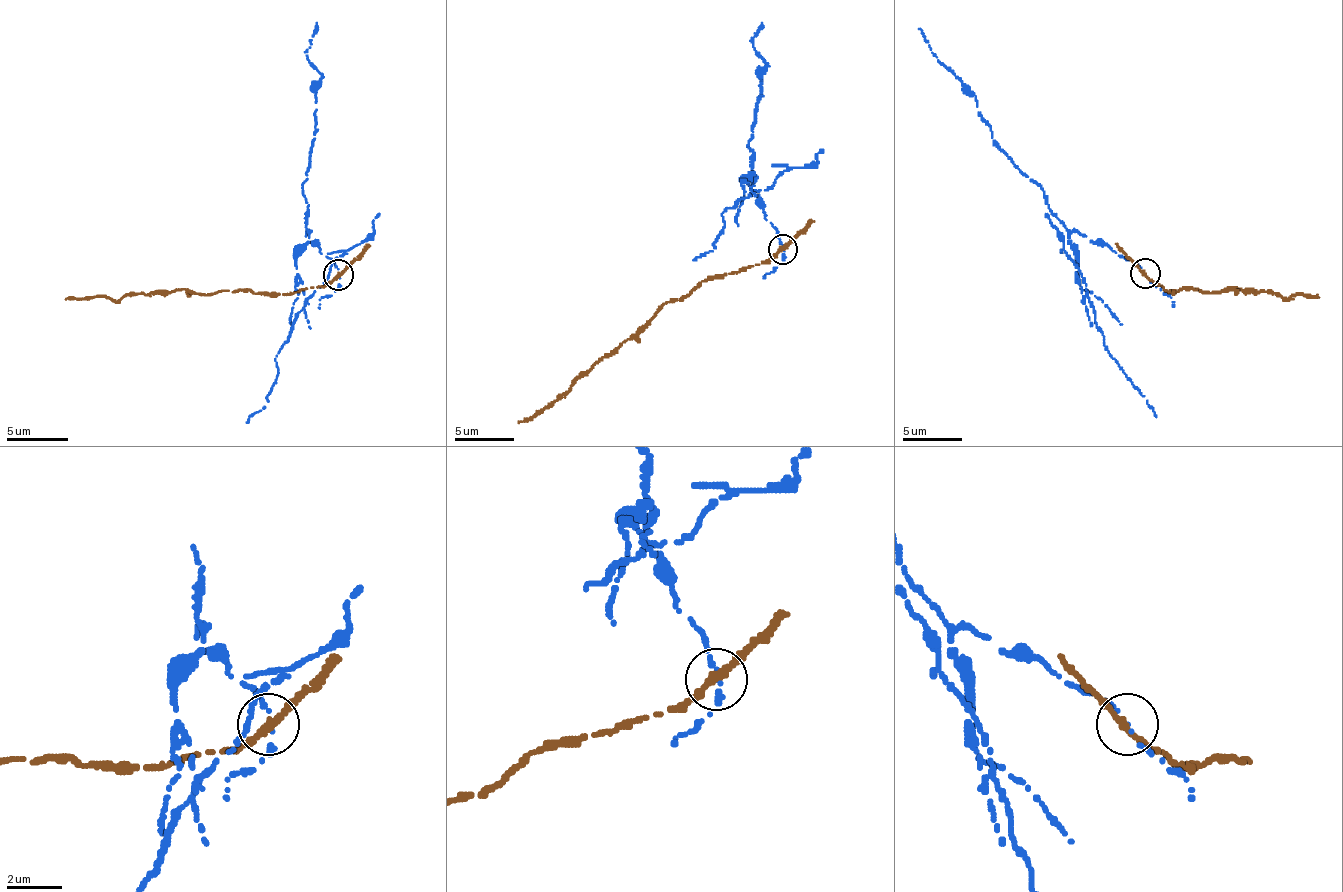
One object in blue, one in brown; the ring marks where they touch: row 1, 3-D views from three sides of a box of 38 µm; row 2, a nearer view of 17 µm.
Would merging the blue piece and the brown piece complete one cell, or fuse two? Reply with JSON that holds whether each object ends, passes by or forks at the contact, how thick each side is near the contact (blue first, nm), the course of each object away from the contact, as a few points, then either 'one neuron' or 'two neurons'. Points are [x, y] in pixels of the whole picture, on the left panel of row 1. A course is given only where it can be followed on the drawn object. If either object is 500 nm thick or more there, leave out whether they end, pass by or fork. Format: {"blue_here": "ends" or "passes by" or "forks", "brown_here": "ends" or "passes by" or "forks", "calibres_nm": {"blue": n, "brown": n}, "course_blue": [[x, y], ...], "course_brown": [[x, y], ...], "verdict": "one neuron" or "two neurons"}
{"blue_here": "passes by", "brown_here": "passes by", "calibres_nm": {"blue": 80, "brown": 280}, "course_blue": [[337, 276], [337, 266], [306, 236], [303, 189], [316, 91], [322, 76], [306, 57], [316, 23]], "course_brown": [[337, 276], [322, 288], [300, 288], [291, 294], [193, 294], [174, 288], [125, 294], [116, 300], [66, 300]], "verdict": "two neurons"}

